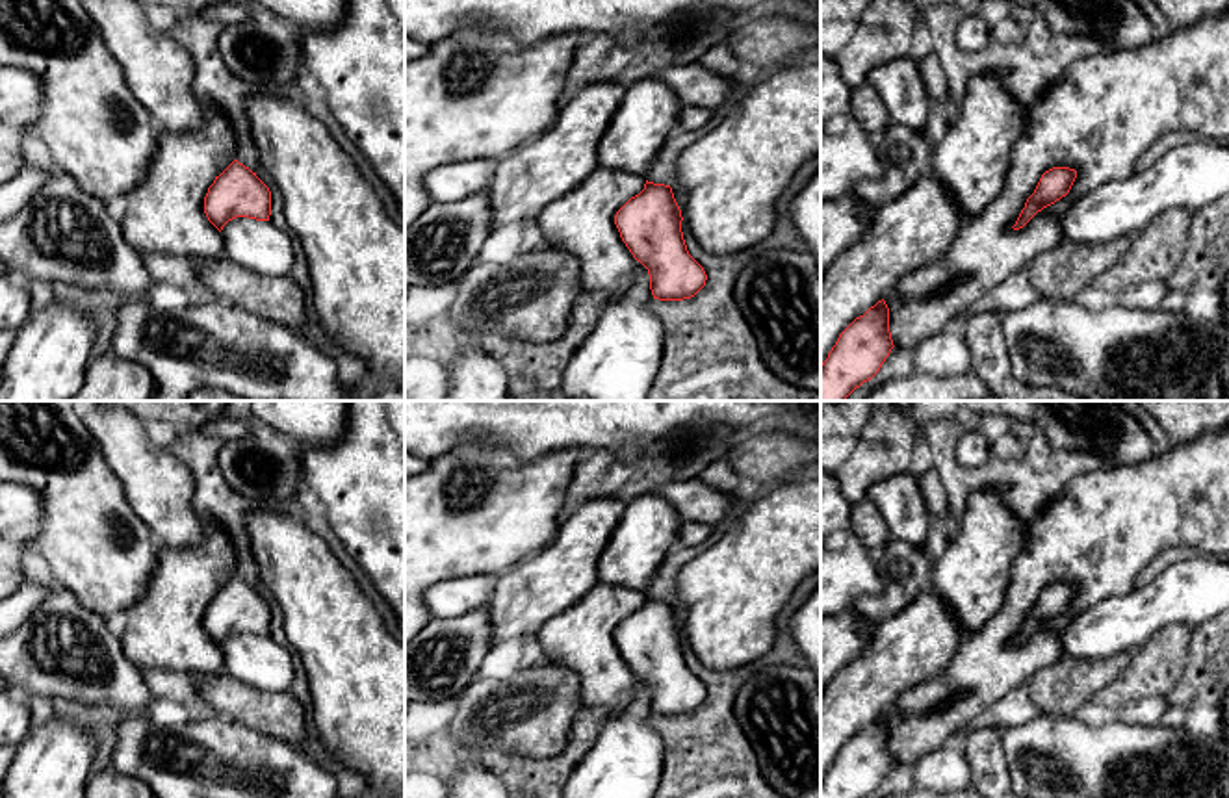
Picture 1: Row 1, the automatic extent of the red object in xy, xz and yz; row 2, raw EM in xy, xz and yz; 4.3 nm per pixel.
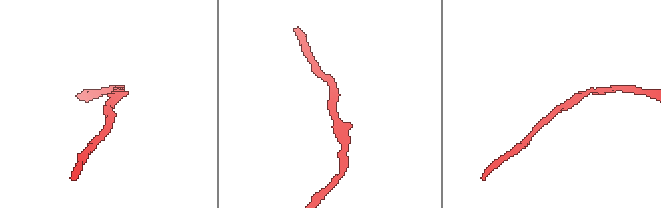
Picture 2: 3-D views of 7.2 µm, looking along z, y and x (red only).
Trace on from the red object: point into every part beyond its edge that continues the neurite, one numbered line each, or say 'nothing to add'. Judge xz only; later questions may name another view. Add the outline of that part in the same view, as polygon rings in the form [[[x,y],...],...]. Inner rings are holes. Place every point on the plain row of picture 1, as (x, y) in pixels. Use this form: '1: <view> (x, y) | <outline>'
1: xz (582, 639) | [[[598,581],[537,633],[548,663],[579,677],[581,707],[609,713],[629,701],[635,674],[620,653],[614,631],[644,599],[646,592]]]

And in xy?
1: xy (164, 630) | [[[202,520],[202,540],[193,547],[160,547],[145,594],[126,611],[123,650],[141,670],[208,677],[223,672],[223,651],[204,629],[204,612],[213,596],[236,575],[236,553],[226,531]]]

